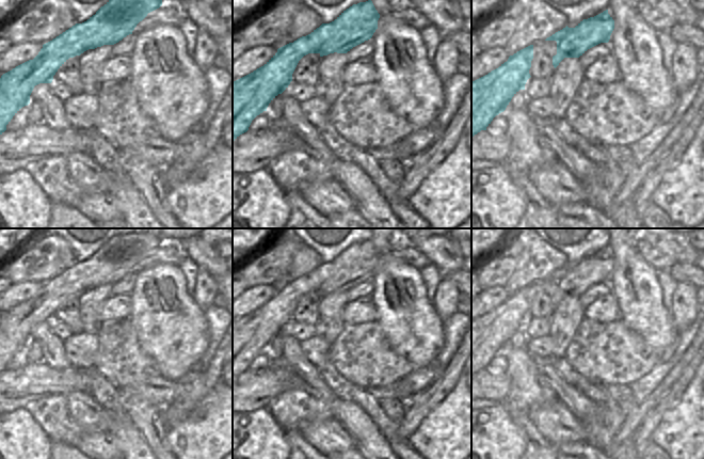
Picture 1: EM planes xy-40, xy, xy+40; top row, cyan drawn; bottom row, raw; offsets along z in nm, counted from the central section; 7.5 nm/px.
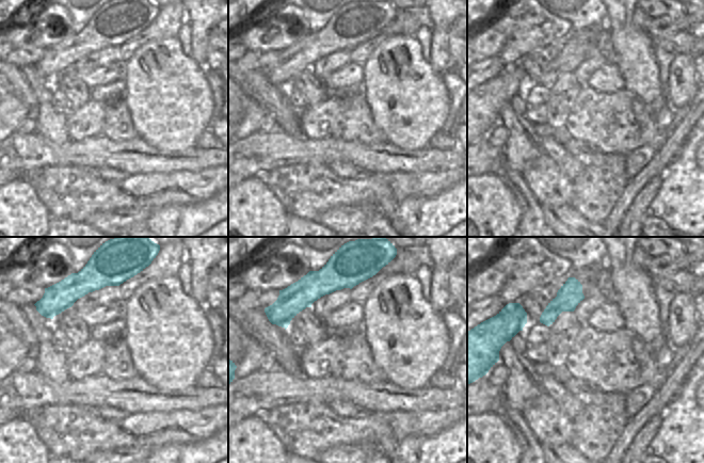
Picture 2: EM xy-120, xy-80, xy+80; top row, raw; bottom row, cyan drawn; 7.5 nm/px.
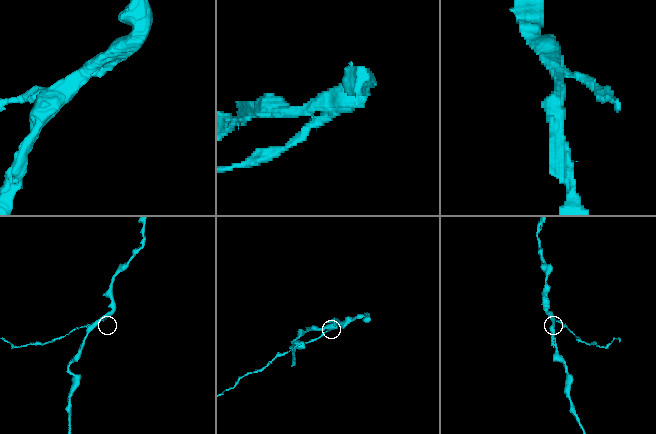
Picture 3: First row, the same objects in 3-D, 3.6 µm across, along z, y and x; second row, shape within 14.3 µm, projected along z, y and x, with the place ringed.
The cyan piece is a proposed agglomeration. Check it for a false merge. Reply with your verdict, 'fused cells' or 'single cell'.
fused cells

